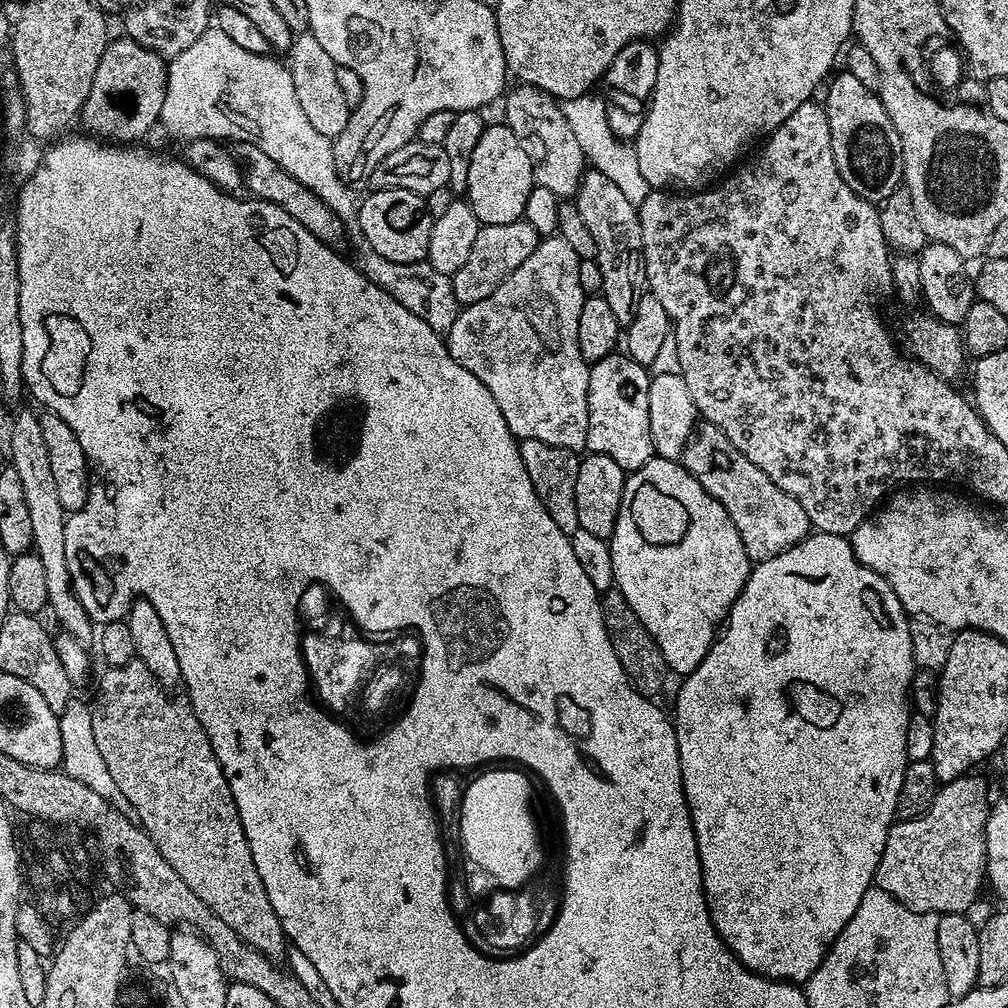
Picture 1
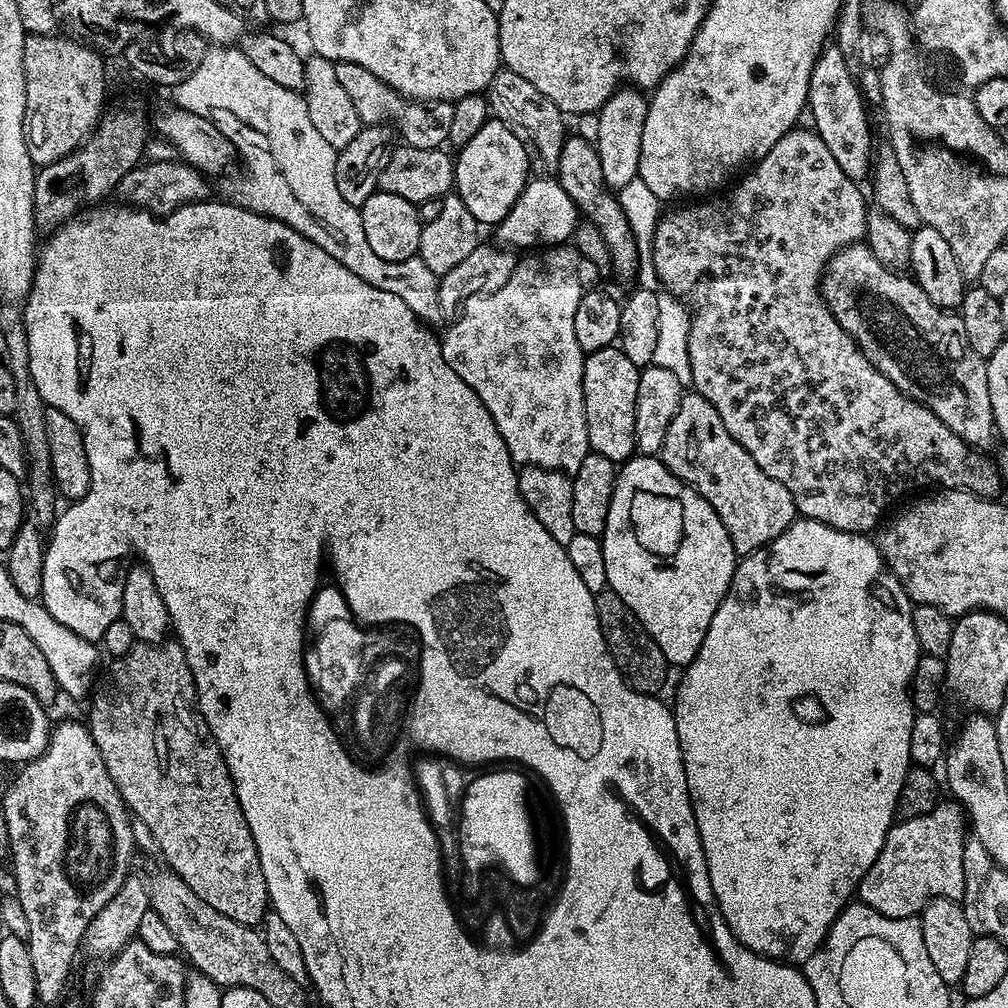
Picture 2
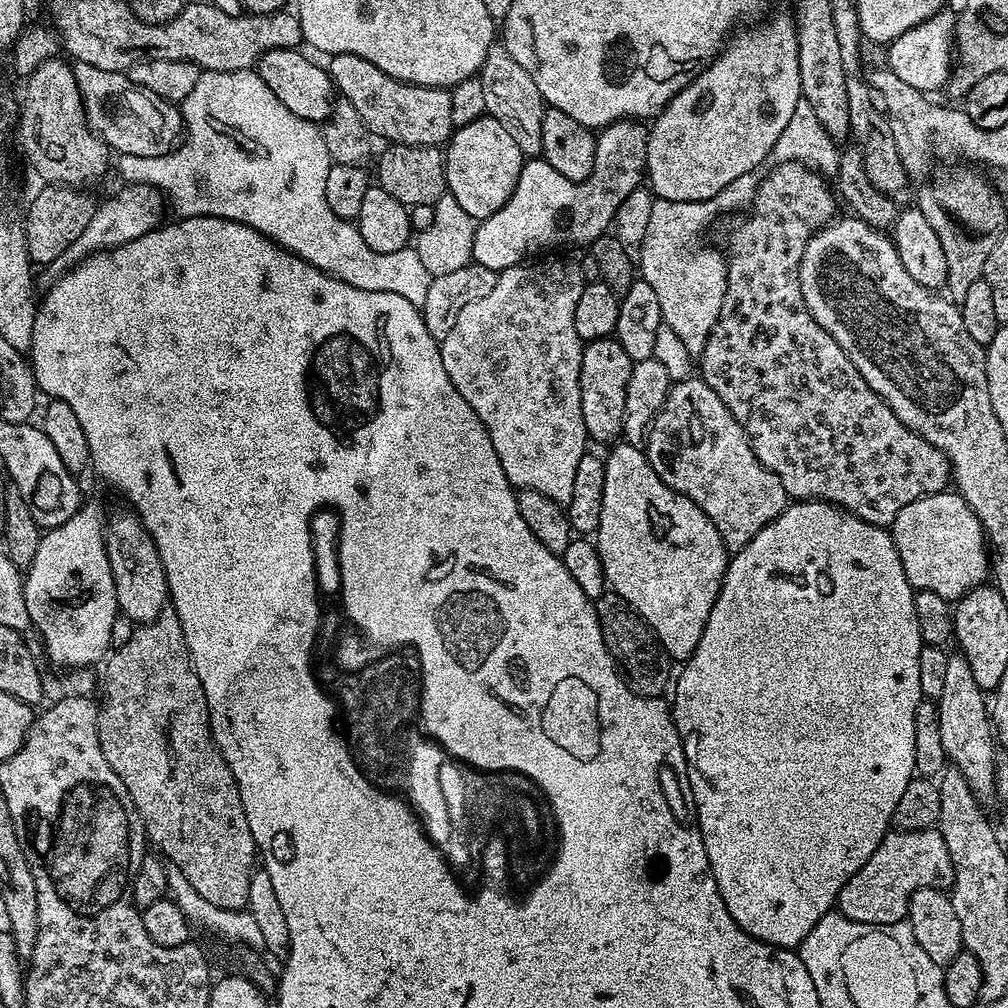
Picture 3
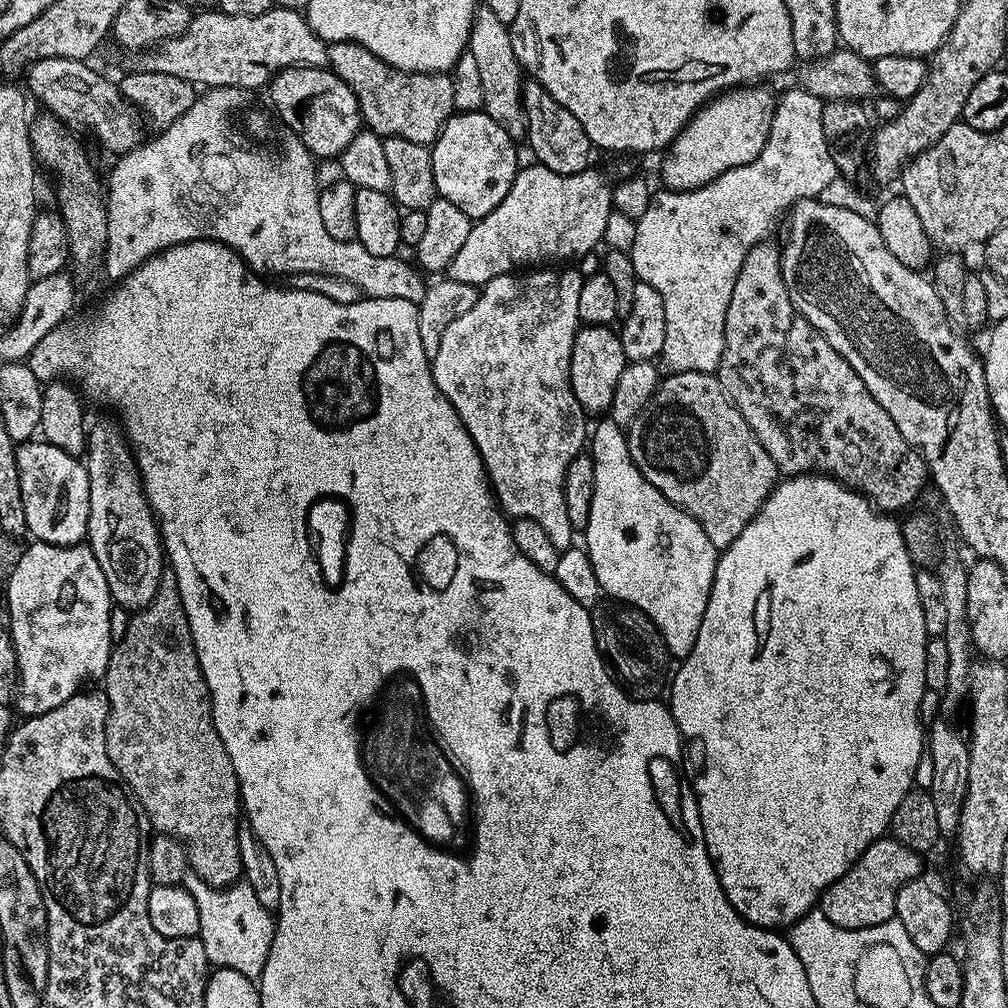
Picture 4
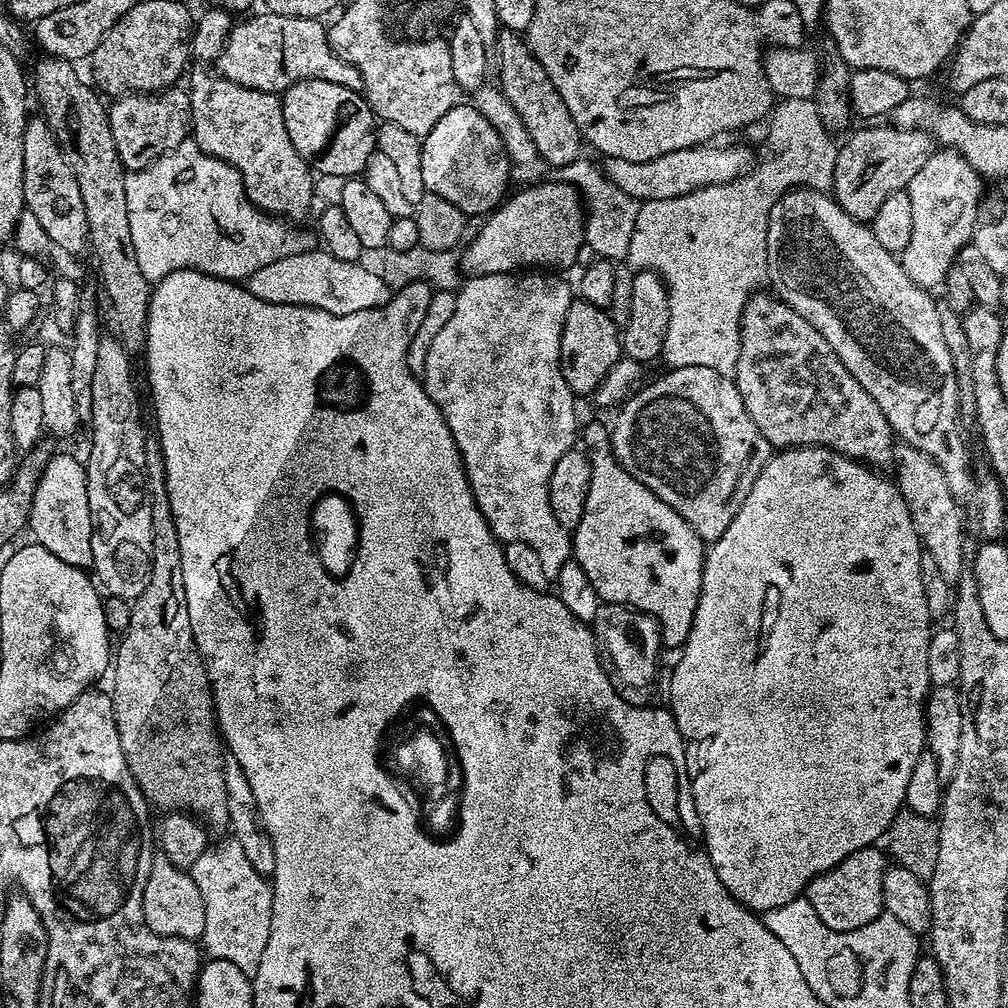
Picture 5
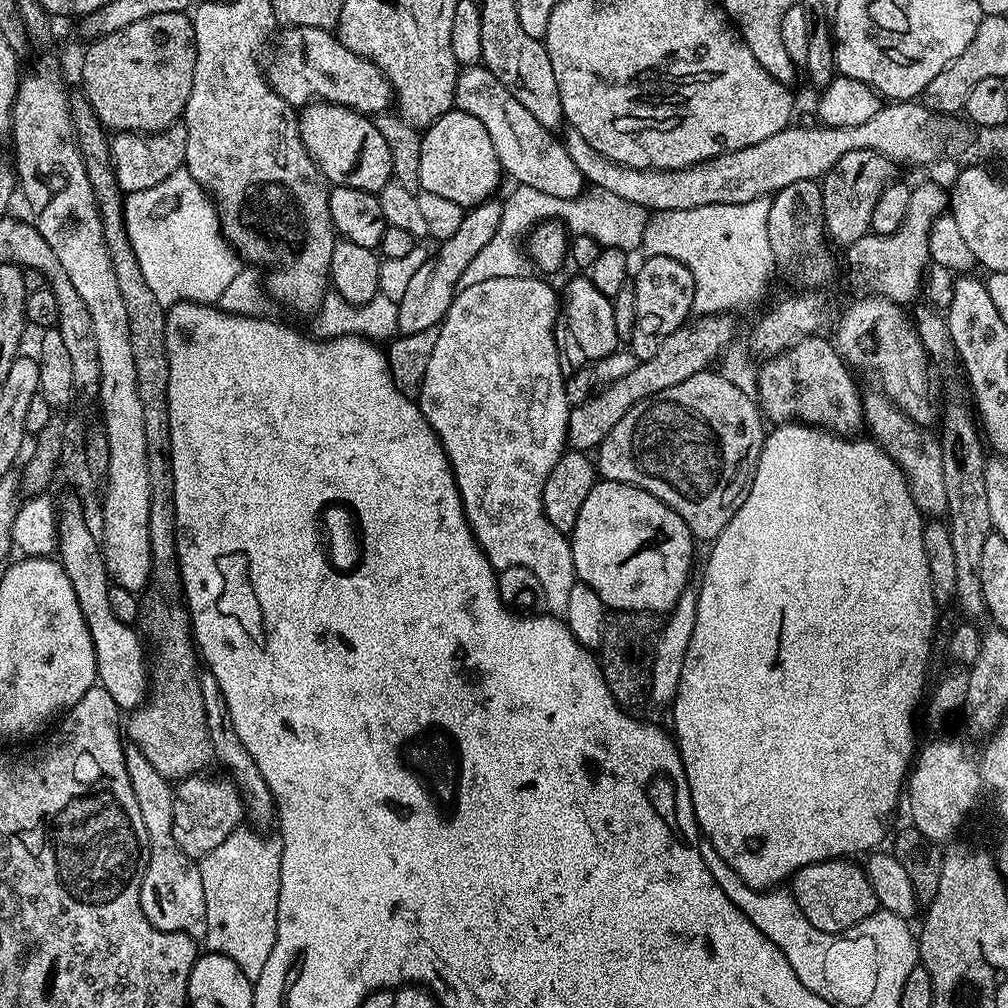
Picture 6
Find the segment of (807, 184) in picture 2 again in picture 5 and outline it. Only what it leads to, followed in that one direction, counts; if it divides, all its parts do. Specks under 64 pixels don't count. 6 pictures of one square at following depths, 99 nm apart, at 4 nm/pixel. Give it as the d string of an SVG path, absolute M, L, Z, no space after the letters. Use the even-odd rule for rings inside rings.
M757 291L744 307L740 319L740 357L734 377L738 394L742 394L742 402L750 418L754 418L754 426L758 426L773 449L805 446L831 448L851 460L884 470L887 464L891 465L896 459L898 440L886 414L878 410L878 402L866 394L854 374L850 374L838 354L834 354L830 342L826 342L826 338L822 338L822 334L818 334L818 330L814 330L814 326L810 326L802 314L795 312L779 296L765 292Z

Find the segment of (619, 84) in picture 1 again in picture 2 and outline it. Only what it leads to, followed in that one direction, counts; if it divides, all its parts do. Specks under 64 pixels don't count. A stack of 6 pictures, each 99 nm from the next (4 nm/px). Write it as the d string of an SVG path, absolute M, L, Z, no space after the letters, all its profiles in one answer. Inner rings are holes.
M635 86L617 87L598 113L598 134L595 146L602 162L602 174L609 189L618 190L637 179L638 158L642 154L642 126L646 126L649 97Z

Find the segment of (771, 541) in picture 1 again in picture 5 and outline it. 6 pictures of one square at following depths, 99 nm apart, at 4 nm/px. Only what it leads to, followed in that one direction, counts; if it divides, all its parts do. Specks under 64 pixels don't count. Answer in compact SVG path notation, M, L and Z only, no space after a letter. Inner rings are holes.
M682 366L665 373L653 384L645 383L615 413L616 425L613 423L610 428L612 453L642 486L654 490L666 506L678 510L701 540L711 542L726 534L726 526L742 510L746 494L750 494L758 474L766 466L770 446L758 426L754 426L754 418L750 418L733 377L718 374L710 366Z

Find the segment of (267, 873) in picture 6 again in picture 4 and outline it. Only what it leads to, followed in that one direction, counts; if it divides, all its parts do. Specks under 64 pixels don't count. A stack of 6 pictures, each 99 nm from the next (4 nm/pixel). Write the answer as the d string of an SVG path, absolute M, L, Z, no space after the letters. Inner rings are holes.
M195 874L185 876L182 887L197 903L200 923L198 939L206 950L209 965L238 970L238 974L246 974L246 978L259 981L270 954L274 918L270 910L258 902L254 890L250 890L250 886L243 882L228 888L212 888Z

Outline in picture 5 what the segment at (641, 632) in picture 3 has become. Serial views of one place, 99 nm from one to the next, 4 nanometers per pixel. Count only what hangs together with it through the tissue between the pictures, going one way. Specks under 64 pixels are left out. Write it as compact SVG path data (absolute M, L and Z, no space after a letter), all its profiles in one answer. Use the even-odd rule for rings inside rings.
M601 603L590 627L596 637L596 649L600 652L600 665L606 670L614 690L634 706L651 705L662 653L659 624L644 612L627 608L625 604Z

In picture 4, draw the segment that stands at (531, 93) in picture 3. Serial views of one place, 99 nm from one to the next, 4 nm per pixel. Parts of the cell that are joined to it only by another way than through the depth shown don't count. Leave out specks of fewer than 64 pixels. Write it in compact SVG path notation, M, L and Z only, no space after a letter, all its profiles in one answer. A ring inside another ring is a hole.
M477 7L476 17L472 20L472 29L468 39L467 51L474 54L478 61L480 77L482 78L482 109L506 134L510 134L513 140L520 142L526 136L526 122L524 121L524 107L522 106L522 69L516 61L516 55L512 49L512 34L509 25L497 18L489 8Z

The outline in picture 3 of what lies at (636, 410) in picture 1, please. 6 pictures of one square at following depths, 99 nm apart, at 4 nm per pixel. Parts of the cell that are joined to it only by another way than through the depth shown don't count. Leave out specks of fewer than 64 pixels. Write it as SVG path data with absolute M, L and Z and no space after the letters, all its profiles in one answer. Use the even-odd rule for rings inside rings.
M614 338L587 341L583 350L580 363L582 422L586 422L589 441L596 443L597 440L608 446L622 433L622 414L626 414L626 382L630 382L634 362Z

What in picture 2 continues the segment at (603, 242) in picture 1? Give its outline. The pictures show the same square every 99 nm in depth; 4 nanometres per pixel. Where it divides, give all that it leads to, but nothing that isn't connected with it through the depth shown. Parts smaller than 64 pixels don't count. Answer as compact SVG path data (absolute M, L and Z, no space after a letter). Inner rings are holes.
M579 134L565 135L555 175L564 193L575 202L576 207L586 217L587 223L598 226L606 242L606 248L610 250L611 275L617 276L620 280L635 281L640 270L640 251L630 230L630 222L626 222L626 214L622 210L619 199L613 195L604 180L602 162L598 158L595 143Z

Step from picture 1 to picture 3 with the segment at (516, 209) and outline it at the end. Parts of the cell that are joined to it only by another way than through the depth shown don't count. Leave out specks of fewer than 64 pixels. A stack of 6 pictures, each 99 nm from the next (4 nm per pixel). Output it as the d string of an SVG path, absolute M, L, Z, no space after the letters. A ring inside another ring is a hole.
M487 114L479 116L474 122L466 122L466 126L455 129L446 141L443 154L444 177L448 183L447 195L452 196L454 202L458 202L458 206L462 206L462 210L466 210L466 214L470 214L477 222L490 218L490 214L506 206L510 194L514 194L514 186L518 186L518 178L521 170L524 169L526 159L522 150L518 150L514 138L510 138L510 134L502 127L502 122Z

